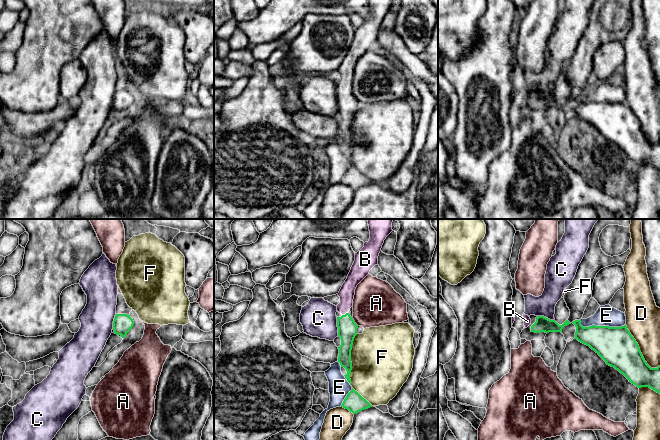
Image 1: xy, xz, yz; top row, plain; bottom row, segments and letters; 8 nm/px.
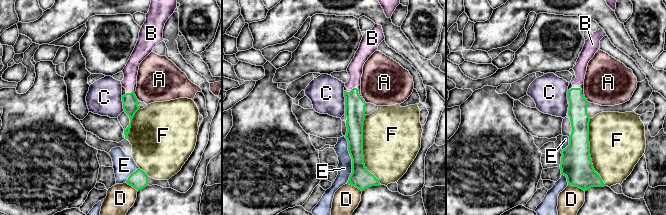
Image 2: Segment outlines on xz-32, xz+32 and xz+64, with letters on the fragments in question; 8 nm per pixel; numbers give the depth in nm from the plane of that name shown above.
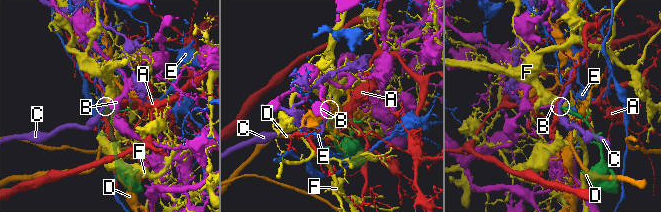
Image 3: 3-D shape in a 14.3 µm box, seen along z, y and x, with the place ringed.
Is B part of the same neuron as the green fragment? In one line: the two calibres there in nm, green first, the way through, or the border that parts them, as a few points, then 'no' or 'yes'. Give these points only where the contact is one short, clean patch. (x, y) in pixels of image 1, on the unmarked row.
calibres 160 and 120 nm; way xz (347, 104), (345, 90), (347, 67); yes

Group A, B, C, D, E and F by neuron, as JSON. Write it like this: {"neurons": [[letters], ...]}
{"neurons": [["A"], ["B"], ["C"], ["D"], ["E"], ["F"]]}

